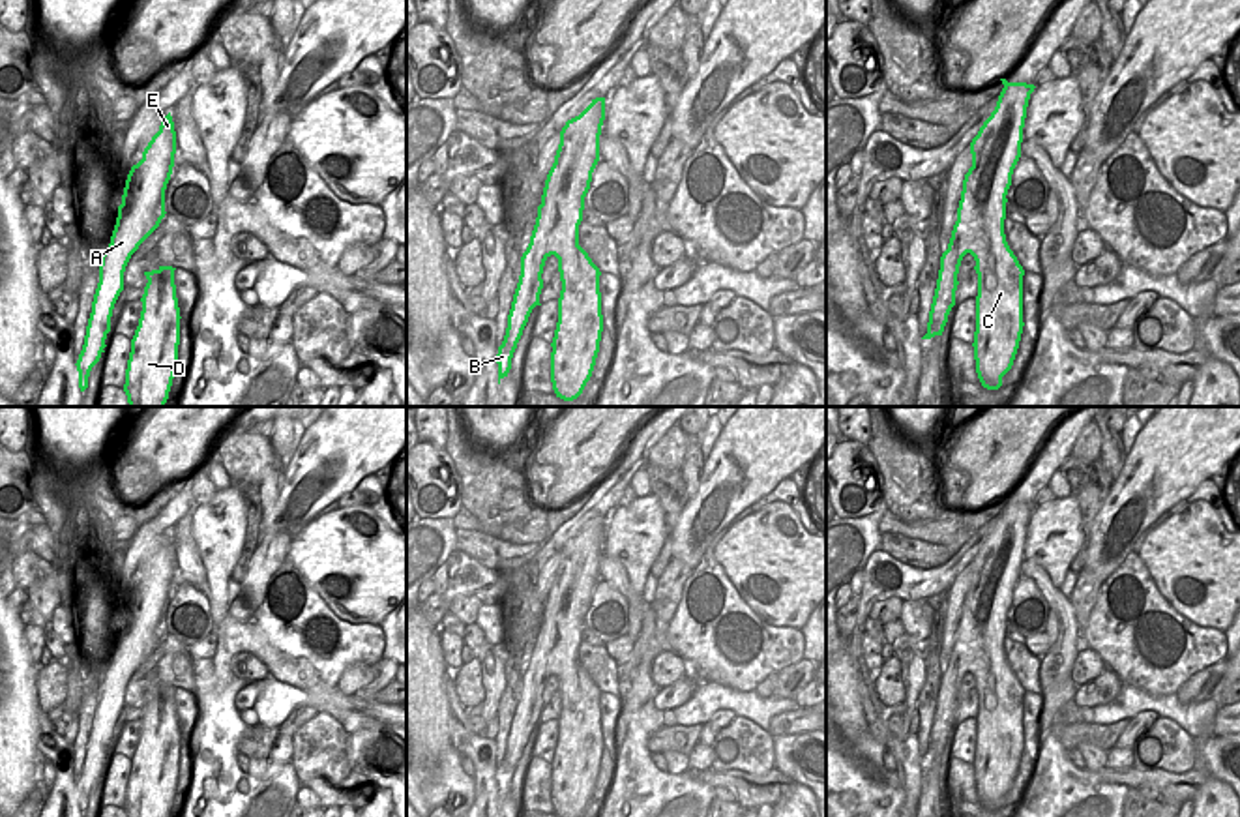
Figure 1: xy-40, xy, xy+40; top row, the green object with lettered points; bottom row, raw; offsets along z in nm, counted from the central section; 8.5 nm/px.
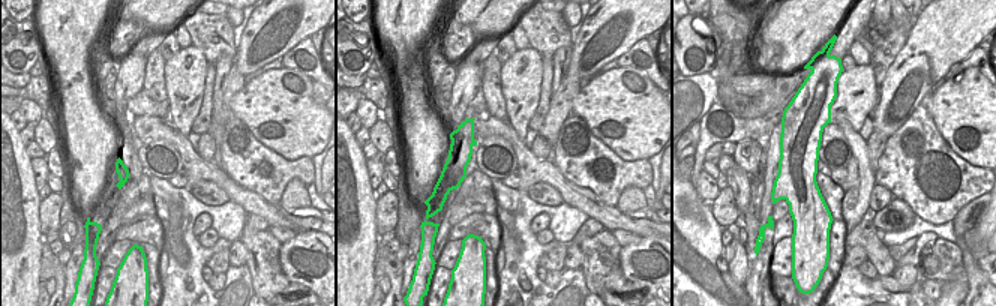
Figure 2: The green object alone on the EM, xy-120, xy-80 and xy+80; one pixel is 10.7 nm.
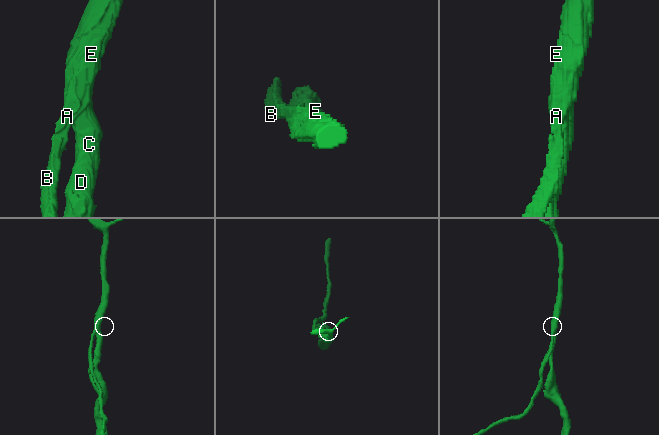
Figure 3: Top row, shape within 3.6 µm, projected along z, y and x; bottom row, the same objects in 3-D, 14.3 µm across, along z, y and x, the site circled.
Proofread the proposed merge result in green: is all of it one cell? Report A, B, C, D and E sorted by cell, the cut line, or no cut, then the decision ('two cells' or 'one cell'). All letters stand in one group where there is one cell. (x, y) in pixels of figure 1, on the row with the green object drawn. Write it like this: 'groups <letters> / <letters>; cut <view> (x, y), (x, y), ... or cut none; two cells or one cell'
groups A B C D E; cut none; one cell

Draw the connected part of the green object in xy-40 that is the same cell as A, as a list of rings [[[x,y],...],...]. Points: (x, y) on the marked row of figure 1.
[[[170,112],[159,131],[142,152],[142,159],[131,167],[111,244],[101,255],[99,283],[92,302],[84,345],[77,360],[79,388],[88,388],[92,367],[99,362],[114,304],[124,290],[124,272],[131,255],[159,227],[165,217],[165,189],[172,174],[176,154],[176,131]]]

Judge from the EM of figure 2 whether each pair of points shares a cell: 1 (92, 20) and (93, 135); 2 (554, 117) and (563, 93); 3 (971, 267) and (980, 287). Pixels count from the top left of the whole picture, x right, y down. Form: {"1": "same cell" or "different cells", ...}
{"1": "same cell", "2": "same cell", "3": "same cell"}

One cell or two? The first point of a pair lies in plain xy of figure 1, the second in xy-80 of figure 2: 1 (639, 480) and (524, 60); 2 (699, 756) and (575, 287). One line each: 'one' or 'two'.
1: two
2: two

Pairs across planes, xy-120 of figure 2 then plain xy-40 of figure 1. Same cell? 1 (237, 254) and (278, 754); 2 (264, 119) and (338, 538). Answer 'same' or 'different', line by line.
1: same
2: same

